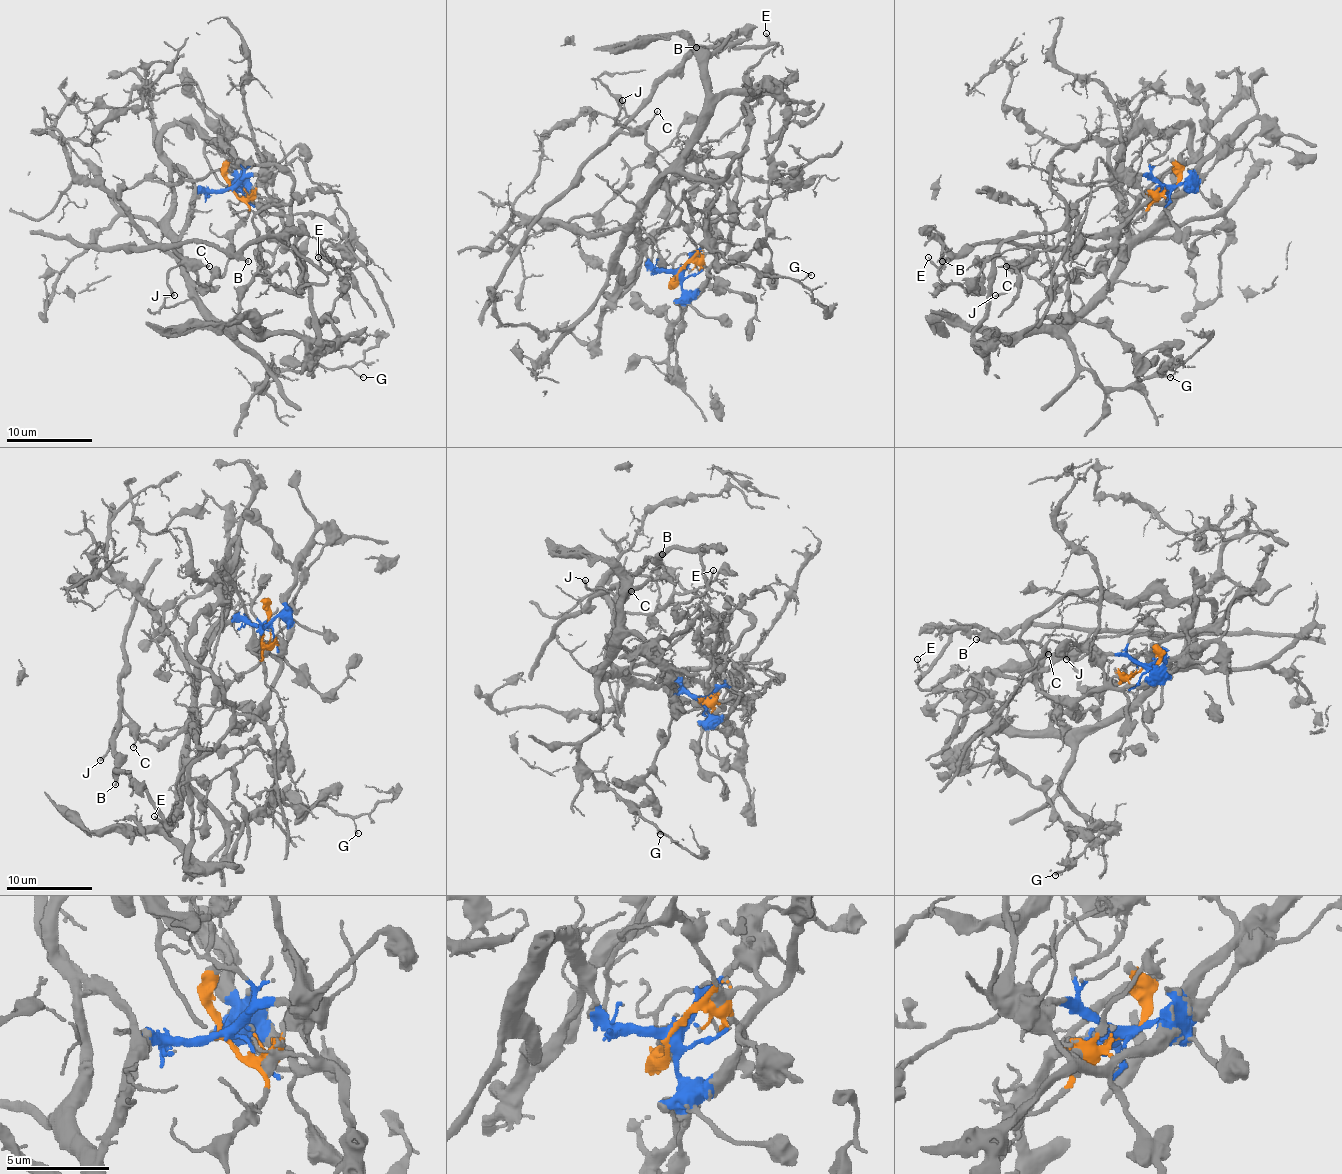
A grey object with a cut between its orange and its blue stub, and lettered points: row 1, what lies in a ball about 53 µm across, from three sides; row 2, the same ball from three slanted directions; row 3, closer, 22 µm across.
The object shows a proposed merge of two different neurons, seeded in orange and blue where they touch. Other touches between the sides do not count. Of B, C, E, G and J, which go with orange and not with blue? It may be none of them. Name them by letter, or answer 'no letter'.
B, C, E, J

